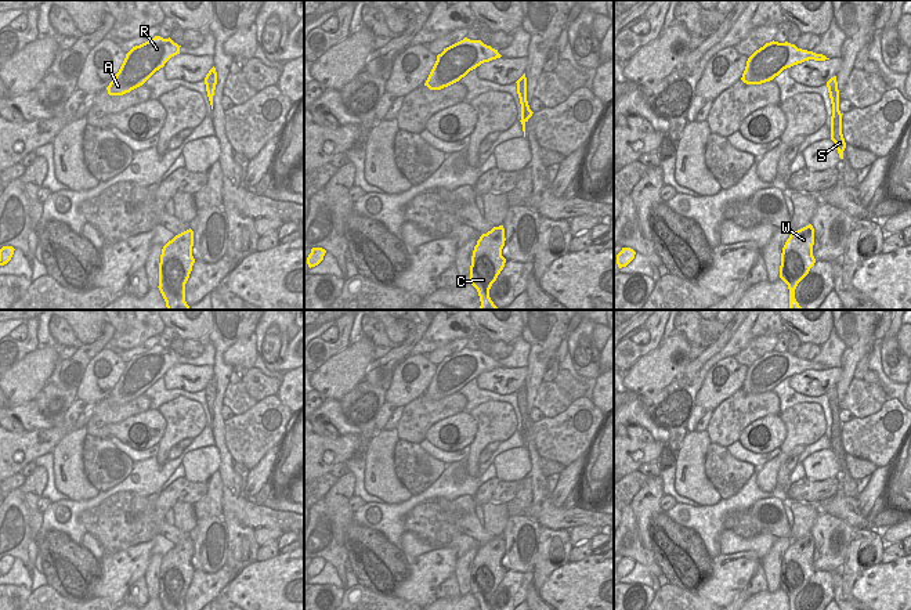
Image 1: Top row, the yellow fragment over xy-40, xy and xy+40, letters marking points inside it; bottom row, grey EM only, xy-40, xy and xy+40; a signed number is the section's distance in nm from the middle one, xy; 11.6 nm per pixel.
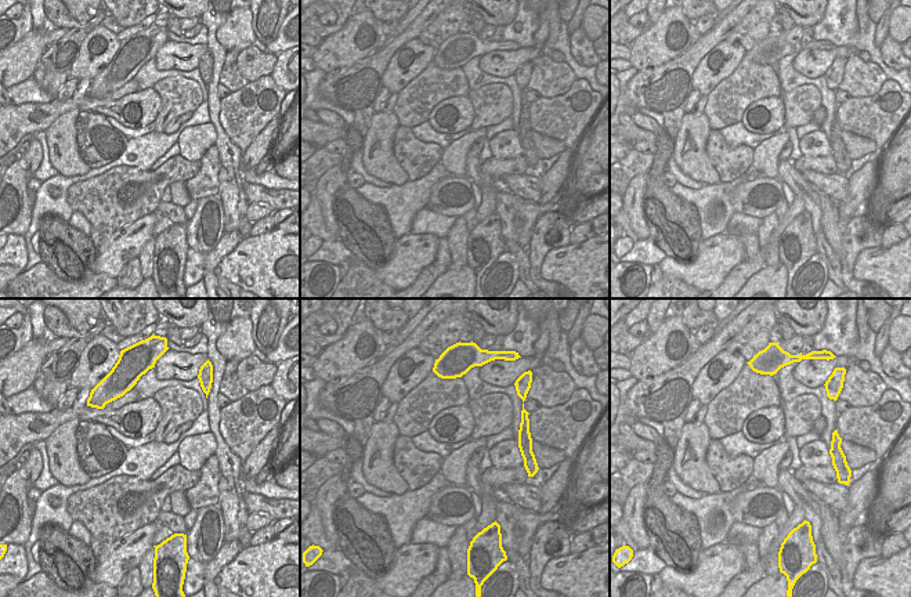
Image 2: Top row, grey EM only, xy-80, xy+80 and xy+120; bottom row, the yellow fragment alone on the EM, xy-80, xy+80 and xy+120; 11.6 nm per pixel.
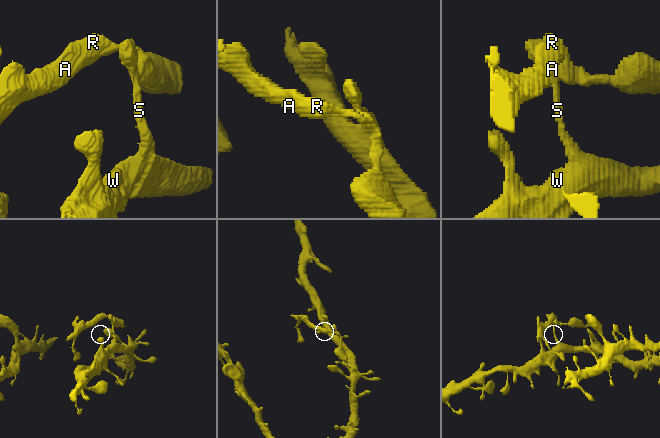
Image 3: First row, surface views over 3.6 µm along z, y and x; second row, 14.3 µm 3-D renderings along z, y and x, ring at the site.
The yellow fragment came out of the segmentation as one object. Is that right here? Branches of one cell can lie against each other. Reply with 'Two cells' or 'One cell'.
Two cells

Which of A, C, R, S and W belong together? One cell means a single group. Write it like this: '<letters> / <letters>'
A R / C S W

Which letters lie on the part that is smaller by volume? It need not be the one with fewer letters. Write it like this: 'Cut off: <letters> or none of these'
Cut off: A, R

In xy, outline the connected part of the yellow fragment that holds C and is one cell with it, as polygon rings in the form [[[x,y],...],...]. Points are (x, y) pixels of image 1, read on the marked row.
[[[499,225],[482,234],[474,246],[470,284],[478,292],[480,310],[499,310],[489,297],[489,289],[506,263],[506,259],[502,256],[505,241],[505,228]]]

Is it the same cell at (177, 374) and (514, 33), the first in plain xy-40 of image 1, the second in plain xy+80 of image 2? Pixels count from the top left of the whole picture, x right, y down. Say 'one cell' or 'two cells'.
two cells

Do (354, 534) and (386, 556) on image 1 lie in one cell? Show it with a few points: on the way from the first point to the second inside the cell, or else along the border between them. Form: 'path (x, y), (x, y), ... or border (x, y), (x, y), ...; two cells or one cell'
path (362, 542), (378, 553); one cell

